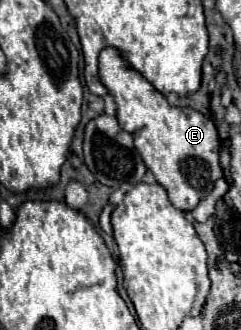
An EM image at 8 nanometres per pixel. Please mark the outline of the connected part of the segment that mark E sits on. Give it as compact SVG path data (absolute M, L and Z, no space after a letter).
M116 49L100 53L100 79L116 101L116 117L122 129L134 137L136 151L166 189L170 203L180 211L194 211L214 189L214 181L224 175L220 167L220 137L214 121L190 107L170 107L150 81L126 67Z

